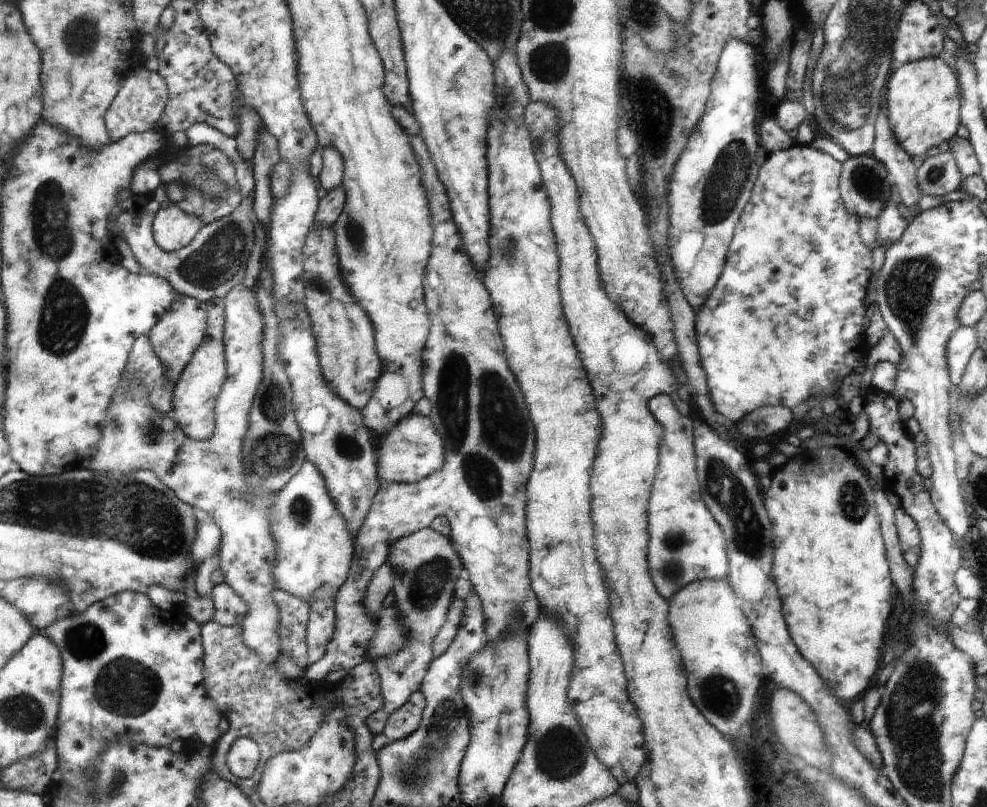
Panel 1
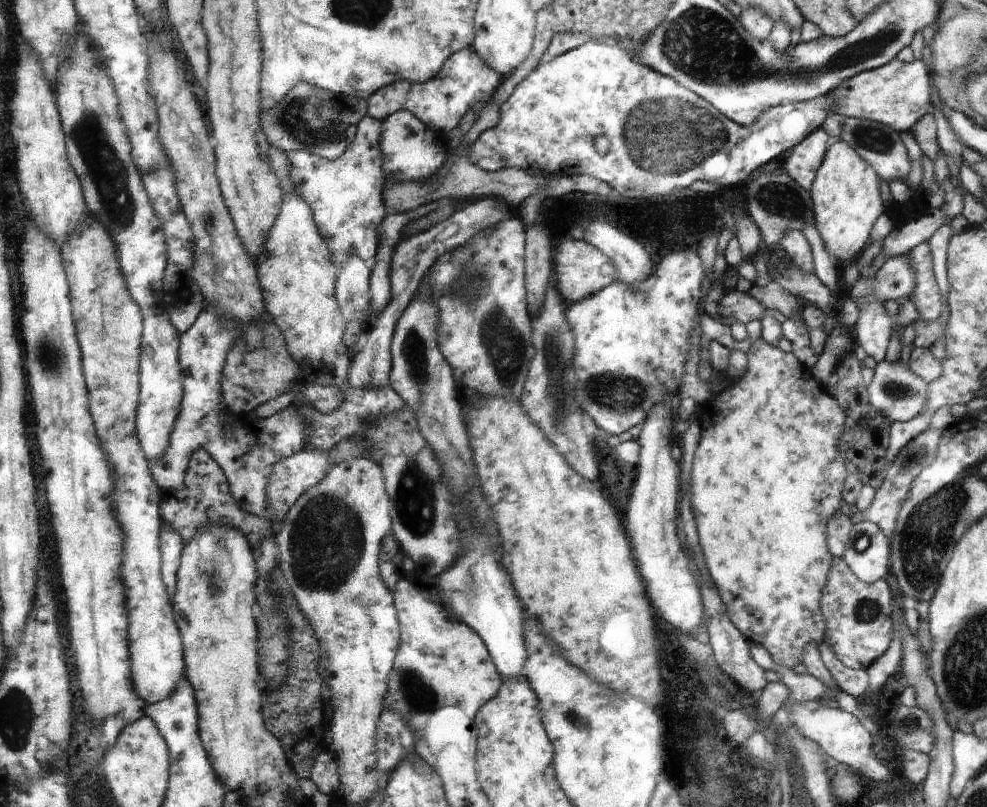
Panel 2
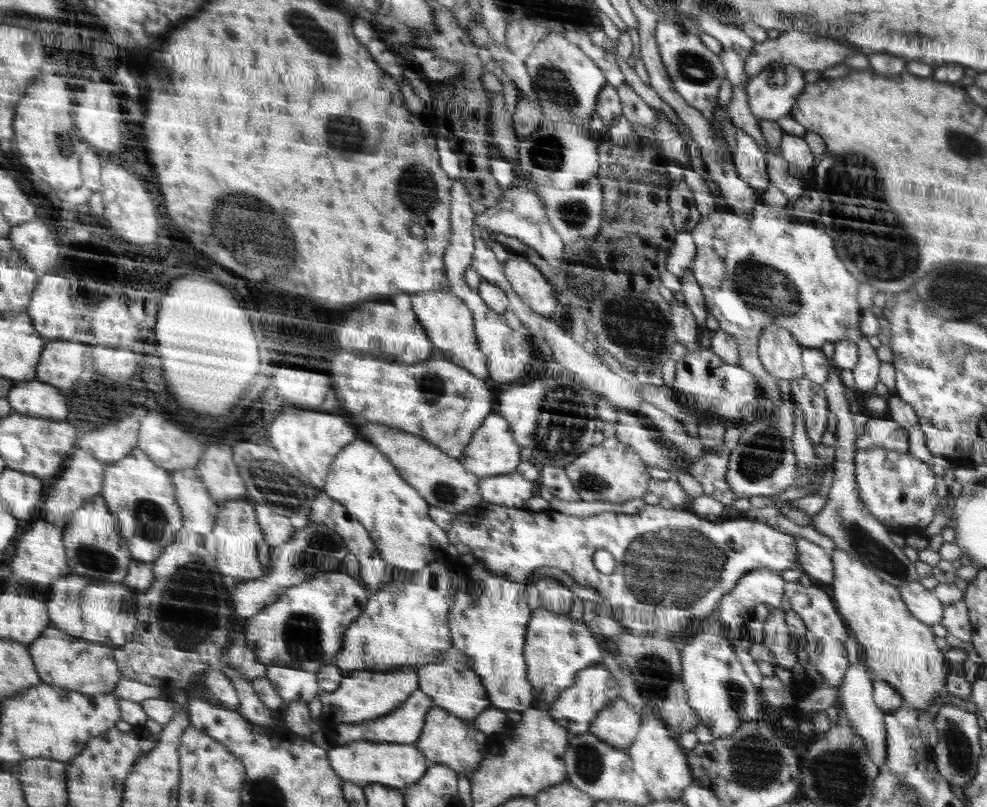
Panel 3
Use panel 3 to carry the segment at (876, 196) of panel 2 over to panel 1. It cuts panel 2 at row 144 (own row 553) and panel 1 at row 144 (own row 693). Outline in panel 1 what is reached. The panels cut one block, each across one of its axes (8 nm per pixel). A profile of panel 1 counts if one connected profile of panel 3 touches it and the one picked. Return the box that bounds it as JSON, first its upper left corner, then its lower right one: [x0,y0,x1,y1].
[886,56,961,158]

